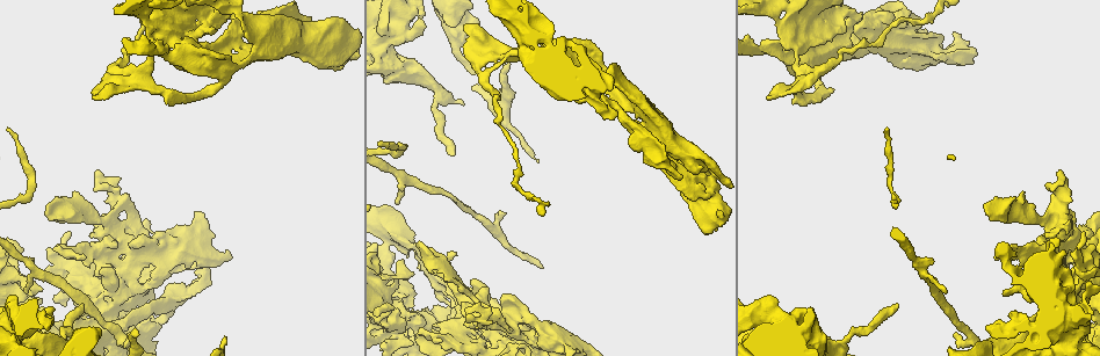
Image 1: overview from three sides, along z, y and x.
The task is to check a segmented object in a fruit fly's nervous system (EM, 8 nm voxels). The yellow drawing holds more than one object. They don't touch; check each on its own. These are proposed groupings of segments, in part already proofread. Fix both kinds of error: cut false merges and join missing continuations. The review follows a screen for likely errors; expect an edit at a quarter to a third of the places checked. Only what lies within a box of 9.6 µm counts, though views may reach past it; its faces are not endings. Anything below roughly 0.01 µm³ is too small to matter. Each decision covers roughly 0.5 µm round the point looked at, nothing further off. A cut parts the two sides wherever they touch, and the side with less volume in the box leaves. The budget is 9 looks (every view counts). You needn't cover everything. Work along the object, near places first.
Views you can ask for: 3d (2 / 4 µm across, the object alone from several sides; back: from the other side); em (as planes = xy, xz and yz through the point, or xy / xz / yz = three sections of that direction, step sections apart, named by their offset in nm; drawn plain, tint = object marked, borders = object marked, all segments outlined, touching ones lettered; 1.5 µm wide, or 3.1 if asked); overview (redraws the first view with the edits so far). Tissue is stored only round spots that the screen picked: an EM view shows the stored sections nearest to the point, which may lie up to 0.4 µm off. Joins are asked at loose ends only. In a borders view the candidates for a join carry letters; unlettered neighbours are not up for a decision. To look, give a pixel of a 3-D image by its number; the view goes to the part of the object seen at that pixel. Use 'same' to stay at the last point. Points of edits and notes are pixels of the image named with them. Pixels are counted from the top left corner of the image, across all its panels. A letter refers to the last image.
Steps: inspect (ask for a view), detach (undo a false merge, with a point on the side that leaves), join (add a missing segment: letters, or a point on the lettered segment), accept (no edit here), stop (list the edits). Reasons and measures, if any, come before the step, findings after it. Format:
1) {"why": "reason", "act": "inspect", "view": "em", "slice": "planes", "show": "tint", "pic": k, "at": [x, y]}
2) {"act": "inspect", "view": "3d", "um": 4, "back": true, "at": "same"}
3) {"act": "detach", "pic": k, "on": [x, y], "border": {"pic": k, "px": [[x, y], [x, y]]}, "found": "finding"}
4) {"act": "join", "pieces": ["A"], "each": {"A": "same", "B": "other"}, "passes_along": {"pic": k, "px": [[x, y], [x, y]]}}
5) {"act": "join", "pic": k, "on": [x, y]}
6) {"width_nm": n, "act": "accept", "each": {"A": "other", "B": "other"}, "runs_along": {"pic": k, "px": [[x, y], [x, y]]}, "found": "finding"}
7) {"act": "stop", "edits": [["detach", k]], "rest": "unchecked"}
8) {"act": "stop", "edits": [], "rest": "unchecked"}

{"why": "stops while still wide", "act": "inspect", "view": "em", "um": 3.1, "slice": "xy", "step": 16, "show": "borders", "pic": 1, "at": [452, 26]}

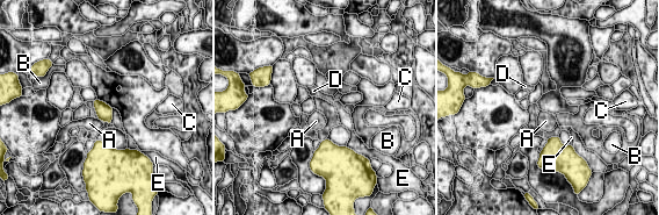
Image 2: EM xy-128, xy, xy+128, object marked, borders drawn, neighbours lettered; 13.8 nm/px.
{"act": "accept", "each": {"A": "other", "B": "other", "C": "other", "D": "other", "E": "other"}, "border": {"pic": 2, "px": [[98, 99], [113, 107]]}, "found": "none of them fits"}

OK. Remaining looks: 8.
{"why": "branch stops here", "act": "inspect", "view": "3d", "um": 2, "back": true, "pic": 1, "at": [896, 304]}

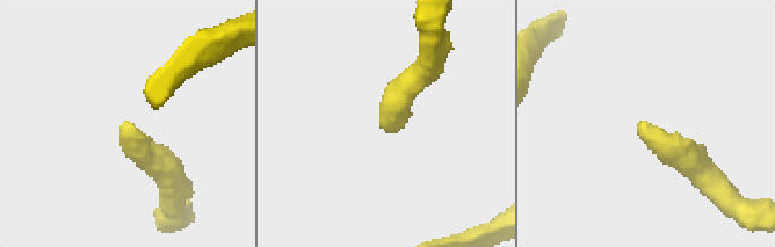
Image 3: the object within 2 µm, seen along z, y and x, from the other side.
{"act": "inspect", "view": "em", "slice": "planes", "show": "borders", "pic": 3, "at": [126, 121]}

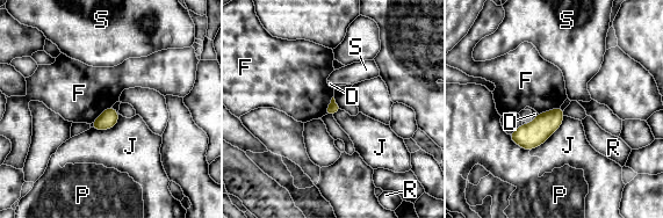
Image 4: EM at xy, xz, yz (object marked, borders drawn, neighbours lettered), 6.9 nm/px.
{"longest_contact_nm": ["J", 220], "act": "accept", "each": {"D": "other", "F": "other", "J": "other", "P": "other", "R": "other", "S": "other"}, "border": {"pic": 4, "px": [[560, 107], [538, 114]]}, "found": "none of them fits"}

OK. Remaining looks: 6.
{"why": "a narrow waist", "act": "inspect", "view": "em", "slice": "yz", "step": 4, "show": "tint", "pic": 1, "at": [232, 17]}

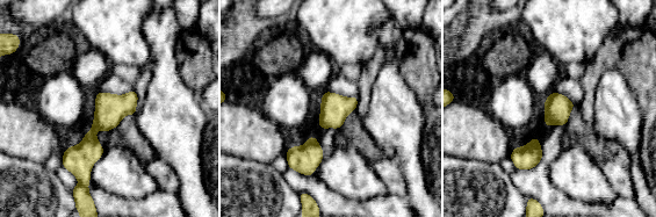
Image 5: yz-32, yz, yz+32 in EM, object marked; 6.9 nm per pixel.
{"why": "another direction", "act": "inspect", "view": "em", "slice": "planes", "show": "borders", "at": "same"}

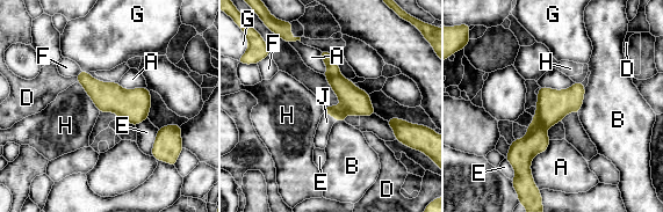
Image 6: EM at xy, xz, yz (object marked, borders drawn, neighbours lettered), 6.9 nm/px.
{"longest_contact_nm": ["A", 280], "act": "accept", "each": {"A": "other", "B": "other", "D": "other", "E": "other", "F": "other", "G": "other", "H": "other", "J": "other"}, "runs_along": {"pic": 6, "px": [[578, 85], [538, 128], [528, 160]]}, "found": "one neuron here"}

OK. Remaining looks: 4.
{"why": "three-way junction", "act": "inspect", "view": "3d", "um": 2, "pic": 1, "at": [460, 317]}

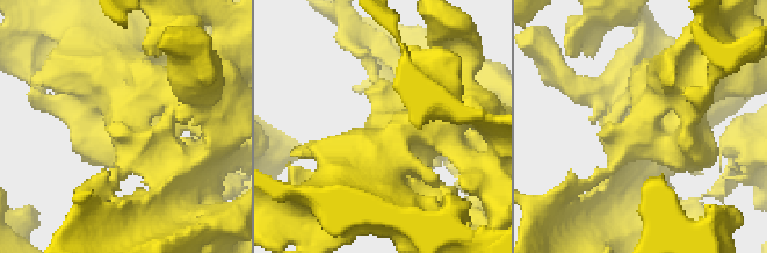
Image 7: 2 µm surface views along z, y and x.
{"act": "inspect", "view": "em", "slice": "xz", "step": 8, "show": "borders", "pic": 7, "at": [121, 116]}

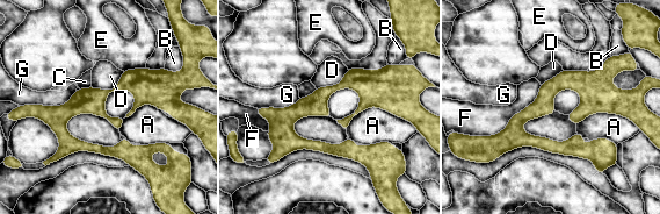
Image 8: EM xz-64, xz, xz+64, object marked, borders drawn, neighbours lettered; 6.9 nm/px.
{"width_nm": 130, "act": "accept", "each": {"A": "other", "B": "other", "C": "other", "D": "other", "E": "other", "F": "other", "G": "other"}, "border": {"pic": 8, "px": [[123, 71], [114, 87], [92, 87]]}, "found": "all the same neuron"}

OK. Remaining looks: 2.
{"act": "stop", "edits": [], "rest": "unchecked"}

